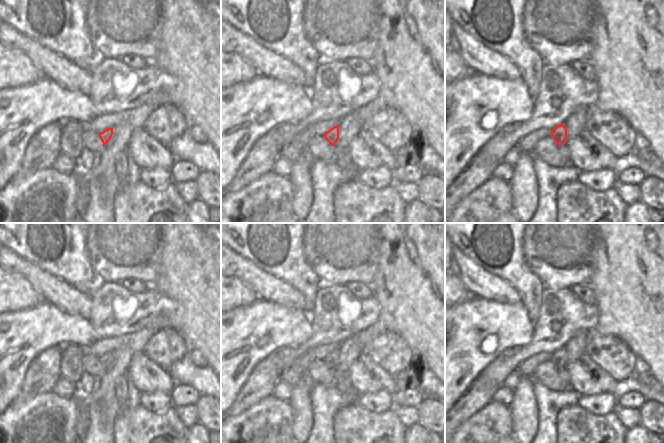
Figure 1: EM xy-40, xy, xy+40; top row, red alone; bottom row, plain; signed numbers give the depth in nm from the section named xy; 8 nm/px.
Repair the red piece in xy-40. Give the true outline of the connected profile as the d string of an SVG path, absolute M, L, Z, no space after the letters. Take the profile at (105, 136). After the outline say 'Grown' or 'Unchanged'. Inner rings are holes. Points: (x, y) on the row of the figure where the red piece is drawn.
M108 128L99 134L99 137L103 143L103 147L109 142L113 135L113 128Z. Unchanged

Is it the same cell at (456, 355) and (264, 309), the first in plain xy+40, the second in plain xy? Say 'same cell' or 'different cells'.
same cell

